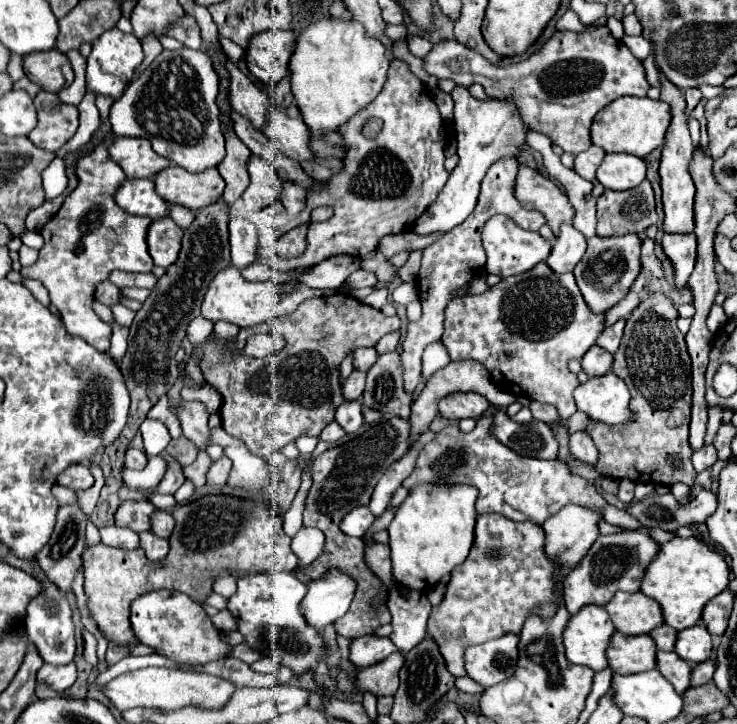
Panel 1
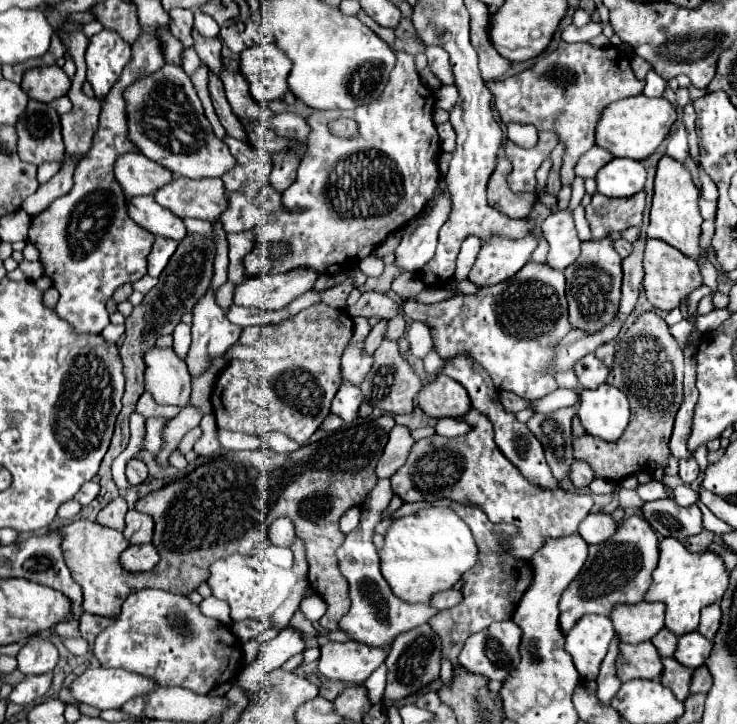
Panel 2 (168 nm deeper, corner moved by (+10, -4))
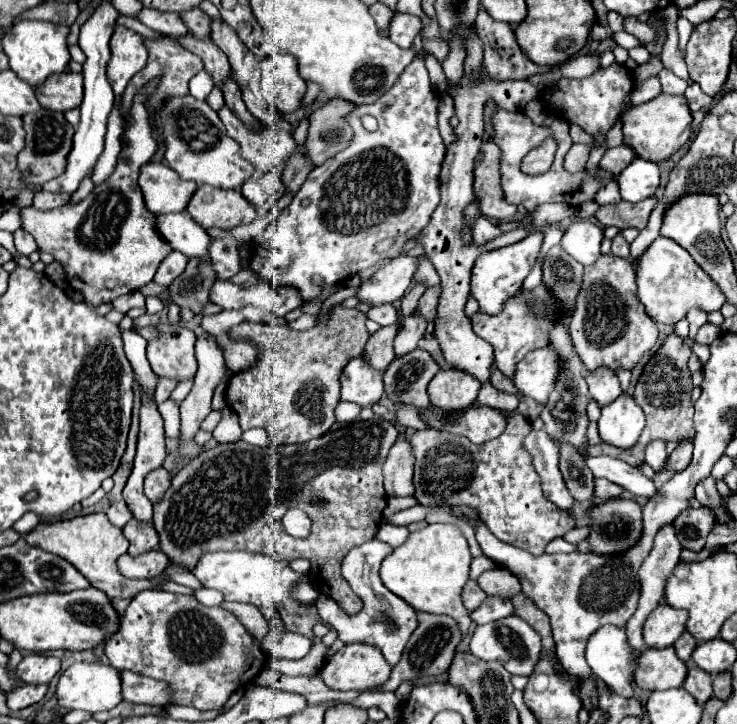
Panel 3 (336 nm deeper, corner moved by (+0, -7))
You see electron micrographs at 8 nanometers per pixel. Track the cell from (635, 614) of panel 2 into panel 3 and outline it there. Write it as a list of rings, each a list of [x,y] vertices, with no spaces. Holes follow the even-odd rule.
[[[658,604],[644,622],[644,644],[648,648],[672,646],[678,636],[686,630],[688,612],[670,608],[668,604]]]

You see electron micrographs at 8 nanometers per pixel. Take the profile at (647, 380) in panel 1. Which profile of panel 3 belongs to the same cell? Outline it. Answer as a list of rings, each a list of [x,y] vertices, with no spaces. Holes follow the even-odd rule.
[[[676,332],[668,334],[664,344],[652,354],[648,364],[642,370],[642,376],[638,378],[638,384],[634,388],[634,400],[640,404],[640,408],[646,414],[646,428],[630,450],[620,450],[610,444],[598,444],[590,446],[588,454],[590,456],[612,456],[612,458],[622,458],[630,466],[640,466],[644,462],[644,448],[652,440],[662,440],[662,442],[679,442],[684,439],[693,439],[695,430],[692,428],[692,416],[694,416],[694,404],[690,400],[692,394],[692,380],[690,380],[690,370],[688,370],[688,358],[690,358],[690,344],[680,338]]]

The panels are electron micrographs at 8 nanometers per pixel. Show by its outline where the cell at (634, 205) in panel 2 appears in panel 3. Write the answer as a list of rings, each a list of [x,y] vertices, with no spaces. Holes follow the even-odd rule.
[[[648,198],[642,200],[638,204],[630,204],[620,200],[618,204],[608,204],[608,206],[600,206],[598,212],[594,214],[594,218],[606,228],[606,226],[616,226],[620,230],[624,228],[636,228],[642,230],[648,222],[650,212],[656,206],[656,198]]]

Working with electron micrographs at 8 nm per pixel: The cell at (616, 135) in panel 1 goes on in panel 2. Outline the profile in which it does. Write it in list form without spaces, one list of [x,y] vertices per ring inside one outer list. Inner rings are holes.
[[[638,95],[630,99],[620,99],[604,109],[596,127],[596,143],[608,149],[614,157],[630,157],[642,161],[648,155],[652,155],[656,147],[666,139],[674,121],[676,109],[664,97],[652,99],[646,95]]]

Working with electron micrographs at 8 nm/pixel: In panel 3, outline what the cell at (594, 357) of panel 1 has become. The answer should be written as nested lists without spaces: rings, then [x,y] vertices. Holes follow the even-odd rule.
[[[598,368],[594,372],[588,372],[586,382],[590,388],[590,396],[598,402],[598,406],[610,404],[612,400],[616,400],[616,396],[622,394],[618,376],[608,368]]]

